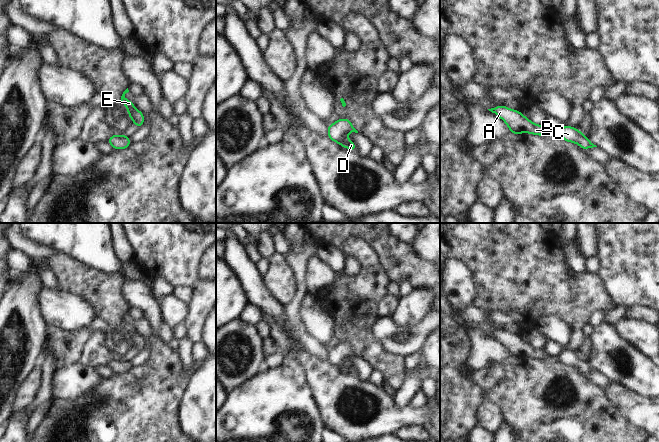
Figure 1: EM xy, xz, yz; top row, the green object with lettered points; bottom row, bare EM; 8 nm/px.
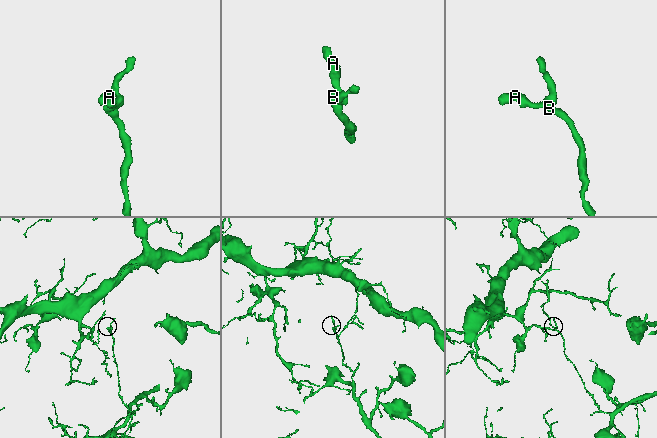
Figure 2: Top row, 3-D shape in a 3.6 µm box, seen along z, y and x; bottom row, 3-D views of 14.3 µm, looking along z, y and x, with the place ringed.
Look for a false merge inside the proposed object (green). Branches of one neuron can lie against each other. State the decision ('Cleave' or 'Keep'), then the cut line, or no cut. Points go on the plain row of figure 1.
Keep. No split

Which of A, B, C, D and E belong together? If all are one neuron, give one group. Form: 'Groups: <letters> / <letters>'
Groups: A B C D E

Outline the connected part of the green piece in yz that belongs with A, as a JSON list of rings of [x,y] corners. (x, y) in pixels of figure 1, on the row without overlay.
[[[497,329],[495,332],[488,334],[500,341],[513,359],[518,359],[519,357],[530,357],[538,360],[551,358],[545,349],[536,349],[526,342],[521,335],[502,329]]]

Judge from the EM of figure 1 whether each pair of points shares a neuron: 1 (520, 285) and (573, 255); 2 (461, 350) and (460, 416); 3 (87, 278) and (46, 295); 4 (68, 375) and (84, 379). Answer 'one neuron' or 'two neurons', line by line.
1: two neurons
2: one neuron
3: two neurons
4: one neuron

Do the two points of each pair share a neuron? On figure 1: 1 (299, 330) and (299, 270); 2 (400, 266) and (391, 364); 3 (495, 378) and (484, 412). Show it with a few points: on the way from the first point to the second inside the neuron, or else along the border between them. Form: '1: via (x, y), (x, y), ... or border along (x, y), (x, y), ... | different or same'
1: via (293, 315), (293, 306), (299, 294), (299, 285) | same
2: border along (379, 259), (385, 274), (390, 280) | different
3: border along (486, 398), (498, 407), (503, 418) | different

